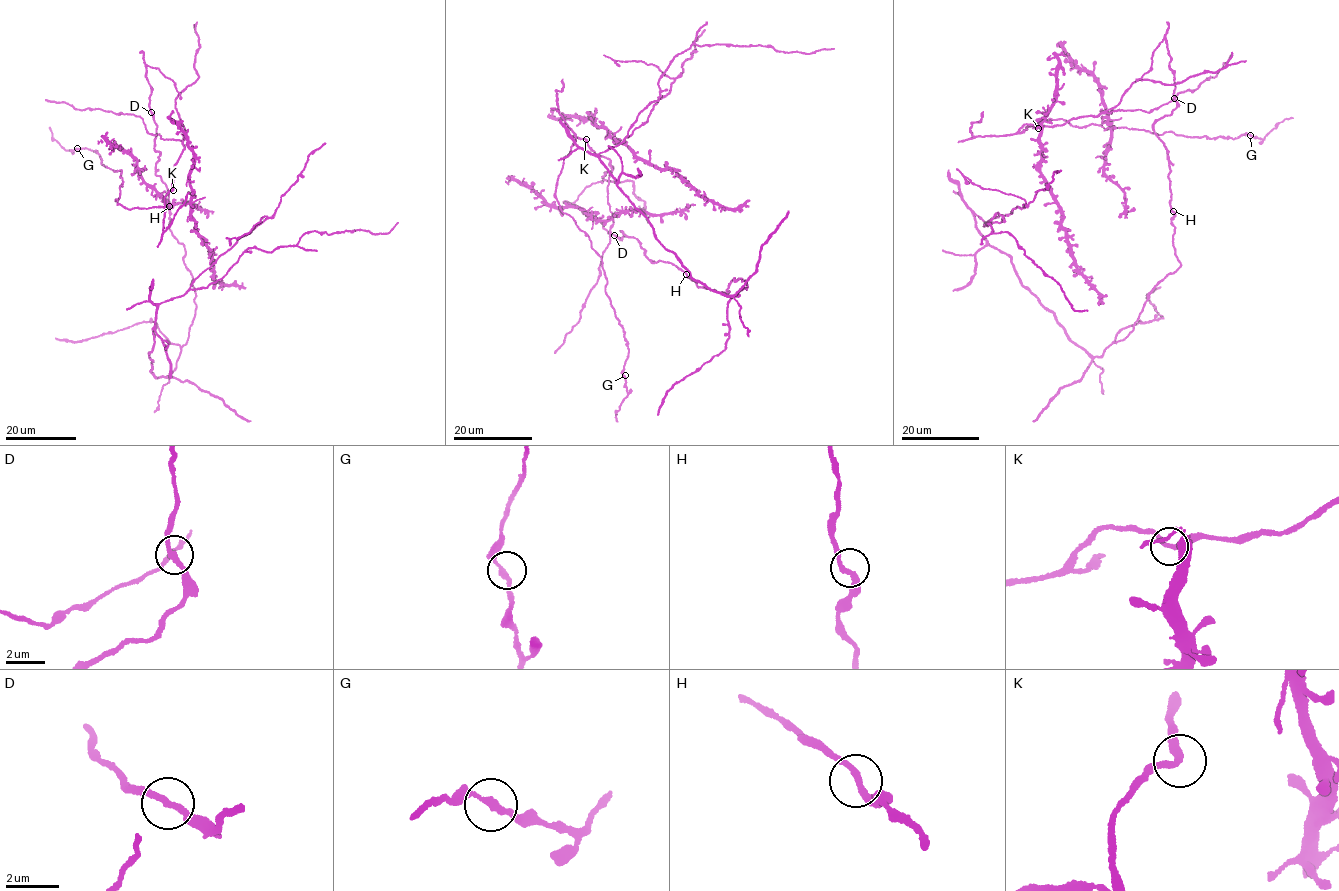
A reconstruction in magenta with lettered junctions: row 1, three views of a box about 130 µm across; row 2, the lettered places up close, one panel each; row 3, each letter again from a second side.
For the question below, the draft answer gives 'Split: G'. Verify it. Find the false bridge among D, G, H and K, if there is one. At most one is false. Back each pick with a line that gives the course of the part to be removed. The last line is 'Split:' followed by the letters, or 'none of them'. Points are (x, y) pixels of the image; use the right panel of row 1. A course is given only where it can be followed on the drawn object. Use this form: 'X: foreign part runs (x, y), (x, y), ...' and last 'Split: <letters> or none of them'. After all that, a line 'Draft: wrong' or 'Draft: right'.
Split: none of them
Draft: wrong

